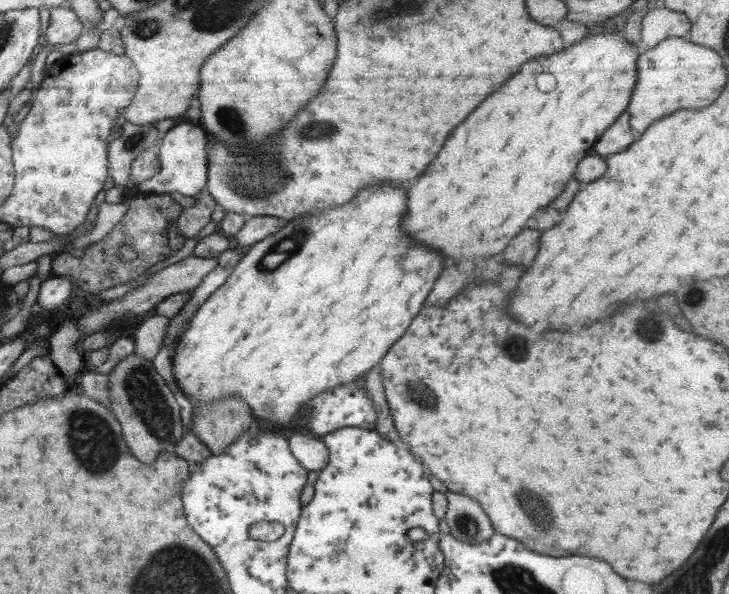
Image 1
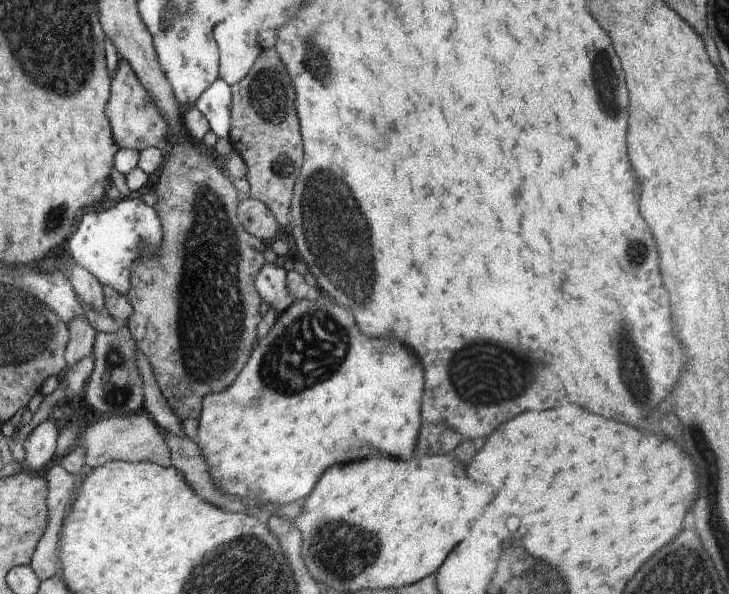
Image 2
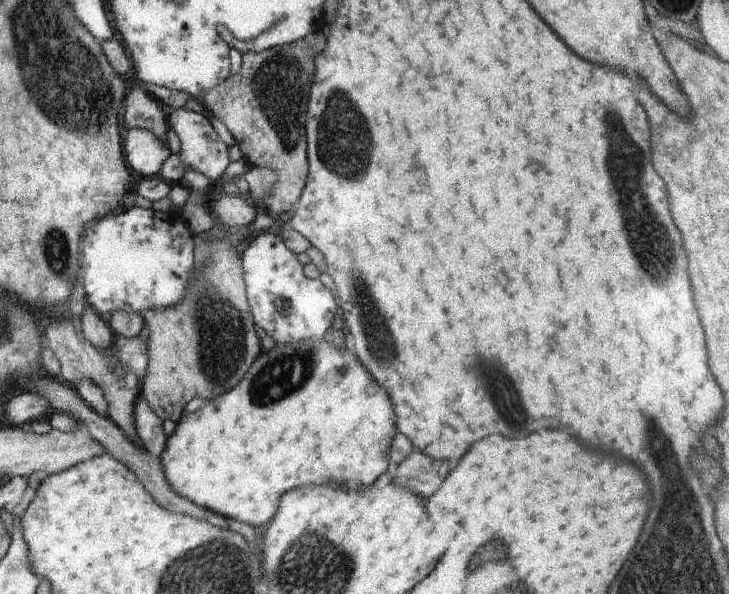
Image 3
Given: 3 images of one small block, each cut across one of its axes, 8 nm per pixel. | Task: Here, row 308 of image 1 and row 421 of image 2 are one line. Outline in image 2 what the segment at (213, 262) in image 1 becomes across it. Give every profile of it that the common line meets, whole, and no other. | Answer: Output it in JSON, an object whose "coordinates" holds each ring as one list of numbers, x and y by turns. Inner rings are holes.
{"coordinates":[[144,410,127,416,110,416,110,418,88,424,81,429,75,444,86,450,85,464,91,469,110,461,127,463,144,461,164,468,171,466,171,452,166,444,164,432]]}

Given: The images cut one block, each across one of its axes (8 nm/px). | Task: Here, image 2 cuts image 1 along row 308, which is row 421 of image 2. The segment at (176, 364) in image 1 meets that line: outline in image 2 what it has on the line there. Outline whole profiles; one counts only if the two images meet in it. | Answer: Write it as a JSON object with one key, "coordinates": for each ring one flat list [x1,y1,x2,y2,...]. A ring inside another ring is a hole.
{"coordinates":[[322,292,315,299,302,299,289,307,286,314,281,314,274,328,258,340,254,346,254,352,250,354,250,360,246,362,244,370,226,390,219,393,207,394,202,401,198,418,198,433,193,445,198,445,202,456,208,465,208,472,215,489,226,497,233,499,254,499,262,503,278,503,279,505,296,503,306,498,314,488,321,474,332,465,348,464,371,456,390,457,398,460,414,458,418,428,420,428,420,404,422,404,422,368,418,360,410,360,410,354,406,350,394,350,392,356,402,360,380,360,382,352,386,352,386,346,392,346,390,340,372,340,364,336,356,322,352,312,338,306,330,298,326,298]]}

